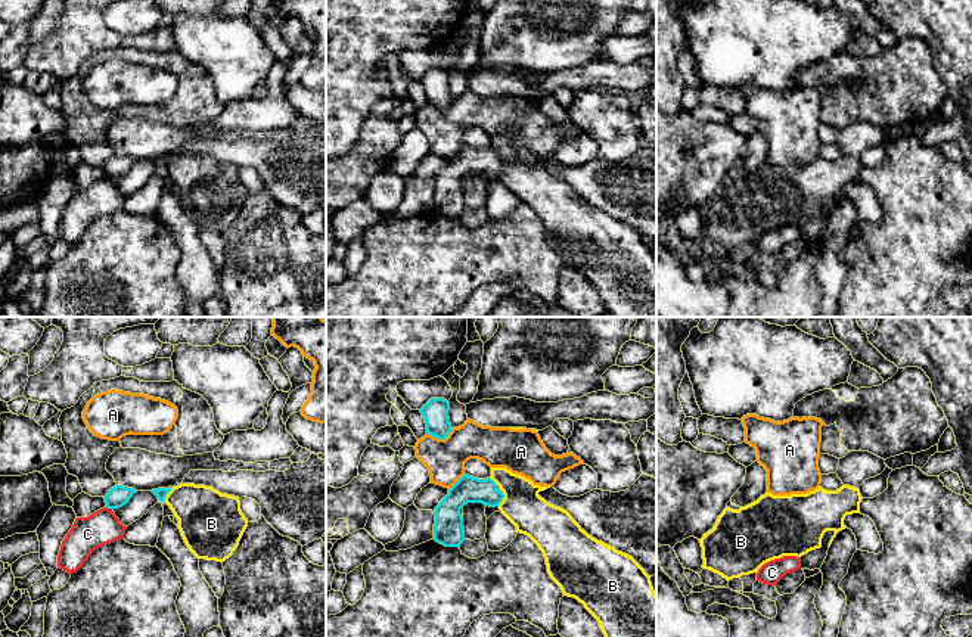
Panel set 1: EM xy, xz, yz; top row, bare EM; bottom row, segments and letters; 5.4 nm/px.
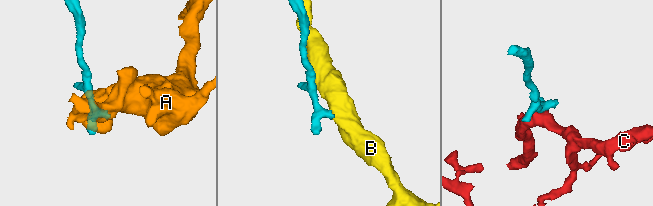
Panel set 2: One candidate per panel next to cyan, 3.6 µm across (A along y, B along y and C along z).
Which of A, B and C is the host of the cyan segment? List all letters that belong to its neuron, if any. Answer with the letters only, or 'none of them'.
none of them

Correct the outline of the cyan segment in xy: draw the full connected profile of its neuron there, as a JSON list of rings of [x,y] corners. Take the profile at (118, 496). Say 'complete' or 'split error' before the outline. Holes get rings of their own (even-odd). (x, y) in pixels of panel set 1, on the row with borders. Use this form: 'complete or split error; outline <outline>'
complete; outline [[[122,485],[111,488],[109,492],[105,495],[106,507],[112,510],[122,507],[130,501],[134,492],[137,491]]]

